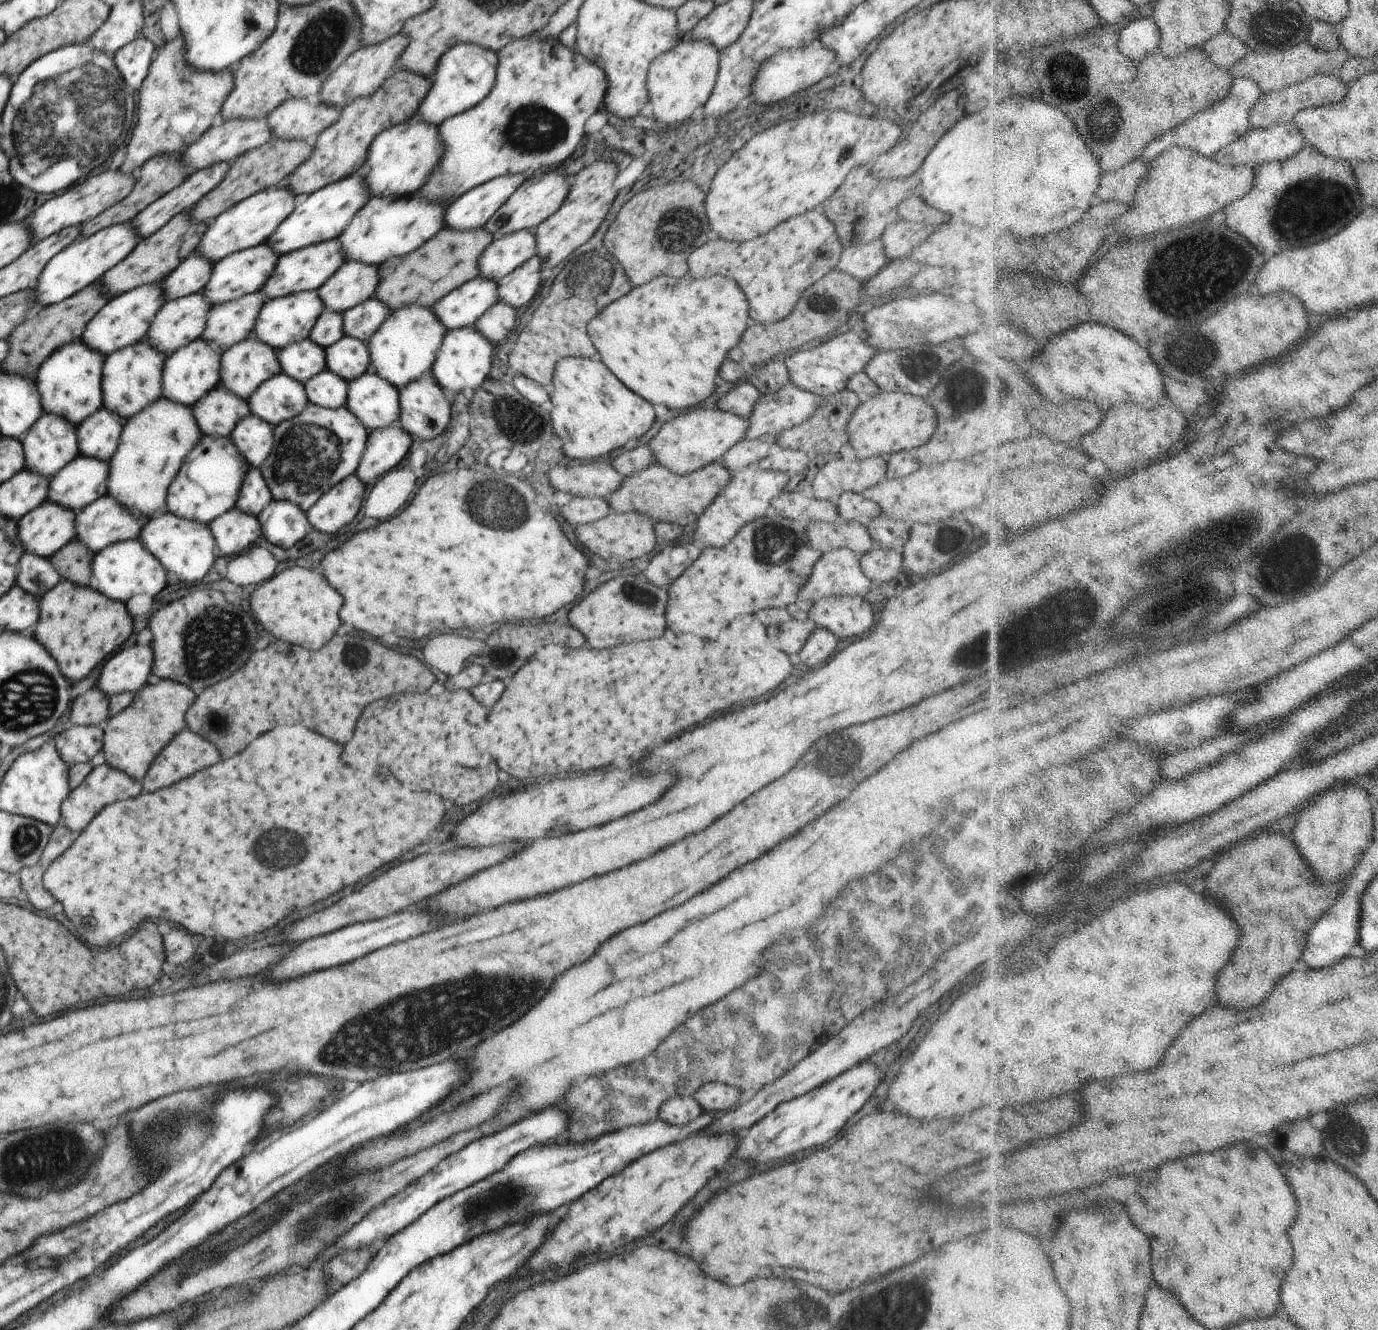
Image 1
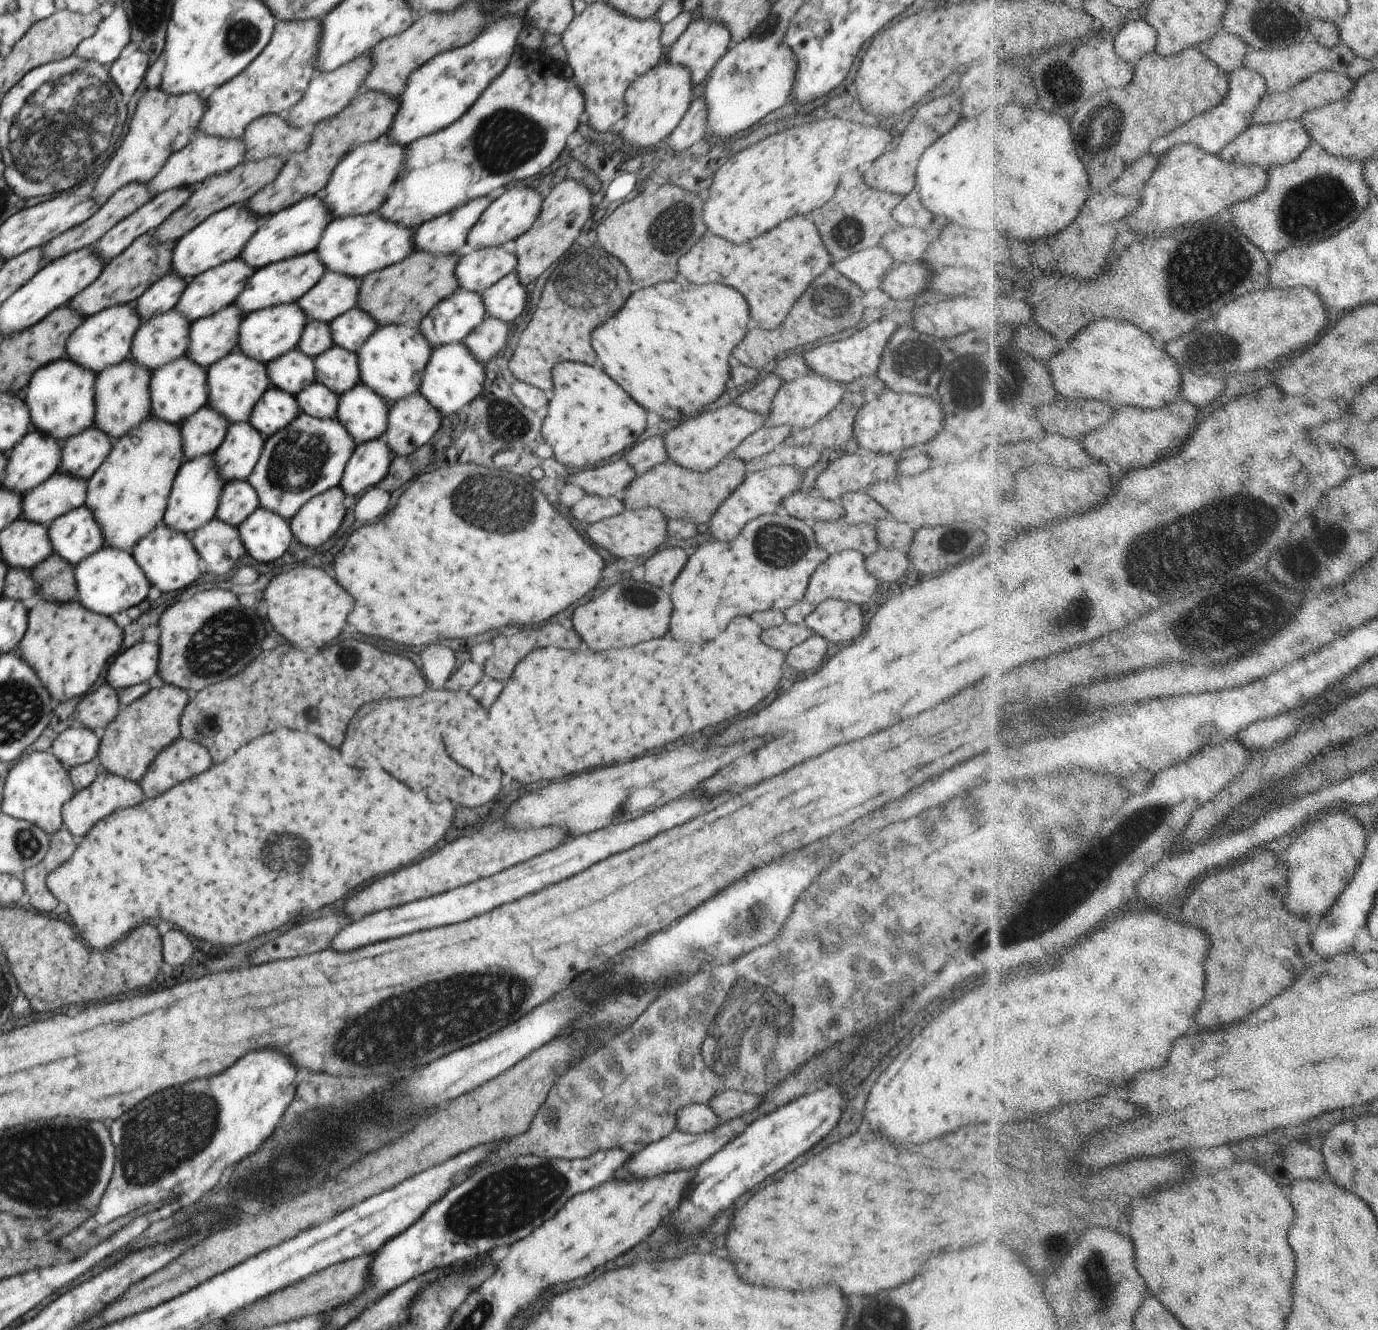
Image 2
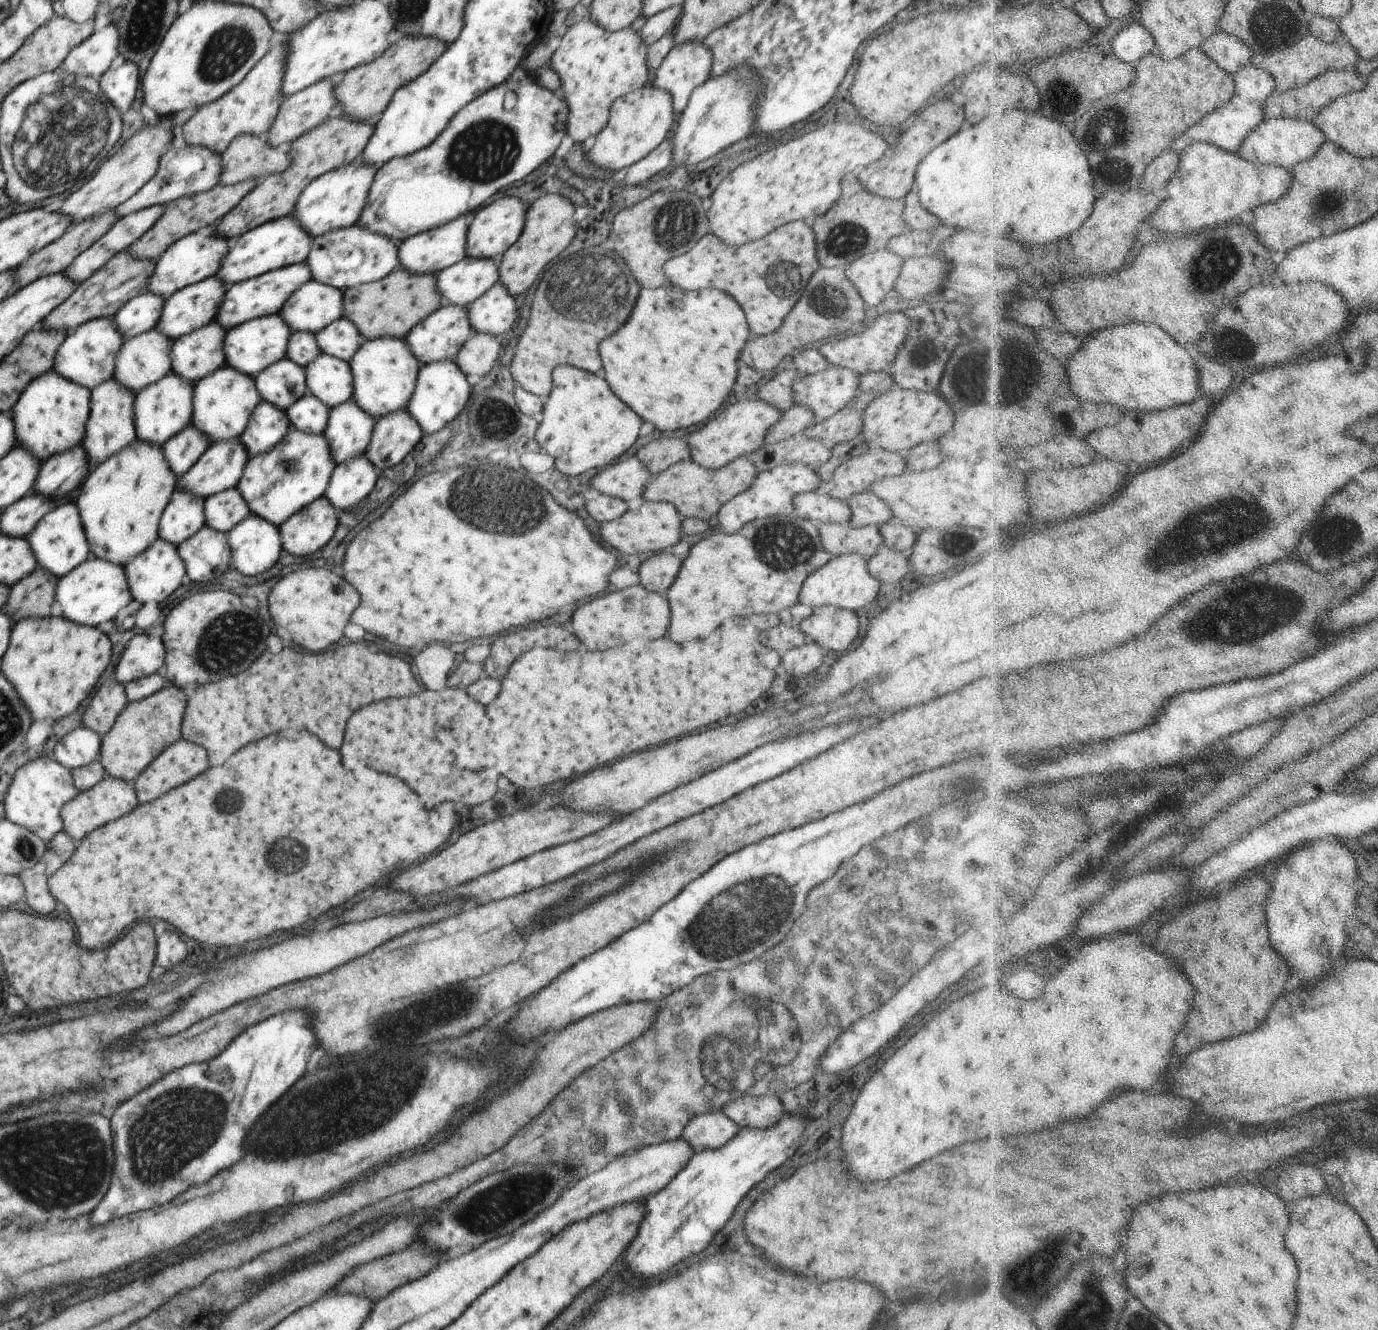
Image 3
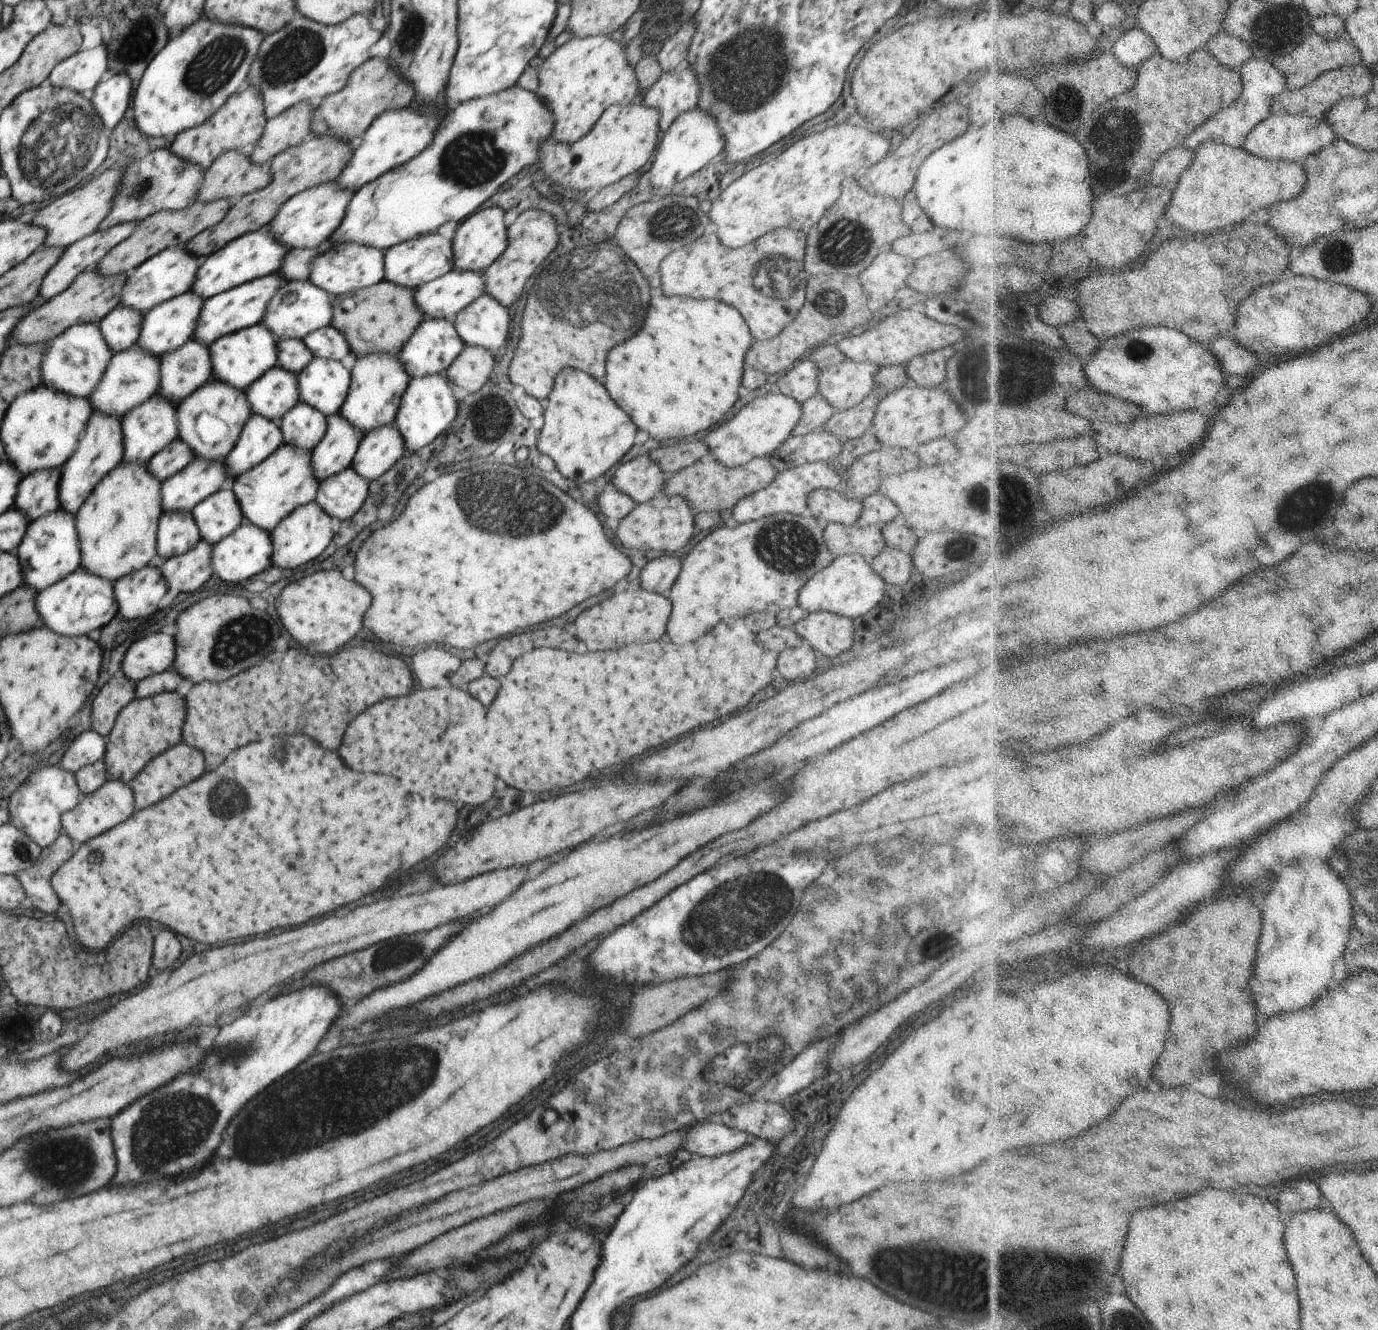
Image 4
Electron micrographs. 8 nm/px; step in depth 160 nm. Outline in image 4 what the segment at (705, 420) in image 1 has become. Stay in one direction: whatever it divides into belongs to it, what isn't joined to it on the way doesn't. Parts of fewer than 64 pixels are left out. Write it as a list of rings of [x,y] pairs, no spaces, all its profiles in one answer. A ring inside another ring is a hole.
[[[769,388],[764,395],[748,402],[720,426],[712,428],[703,442],[708,444],[709,457],[720,462],[724,467],[733,468],[744,466],[754,458],[768,457],[777,451],[788,438],[792,430],[802,418],[802,402],[785,396]]]

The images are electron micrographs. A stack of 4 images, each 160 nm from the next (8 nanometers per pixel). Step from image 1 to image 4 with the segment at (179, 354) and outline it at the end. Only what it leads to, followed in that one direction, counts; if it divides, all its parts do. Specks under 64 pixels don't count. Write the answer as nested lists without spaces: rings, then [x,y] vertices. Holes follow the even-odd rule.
[[[155,393],[144,404],[128,412],[121,418],[122,444],[124,444],[124,456],[122,462],[128,464],[146,465],[158,452],[168,447],[168,444],[178,439],[178,418],[176,402]]]

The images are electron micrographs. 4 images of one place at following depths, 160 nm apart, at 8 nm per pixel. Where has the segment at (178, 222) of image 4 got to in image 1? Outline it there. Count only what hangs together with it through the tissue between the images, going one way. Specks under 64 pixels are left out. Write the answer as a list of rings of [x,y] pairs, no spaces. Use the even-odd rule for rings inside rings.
[[[271,138],[262,146],[245,152],[232,161],[224,180],[213,188],[202,200],[199,200],[188,210],[193,221],[208,221],[228,210],[241,200],[256,194],[258,191],[282,185],[290,174],[312,156],[315,144],[305,140]]]

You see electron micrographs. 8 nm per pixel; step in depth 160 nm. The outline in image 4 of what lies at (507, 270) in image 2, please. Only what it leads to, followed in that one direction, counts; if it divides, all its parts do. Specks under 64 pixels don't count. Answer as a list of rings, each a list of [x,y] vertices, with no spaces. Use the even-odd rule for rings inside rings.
[[[450,270],[445,276],[424,284],[414,292],[414,302],[426,318],[446,318],[454,323],[456,316],[484,293],[483,272]]]

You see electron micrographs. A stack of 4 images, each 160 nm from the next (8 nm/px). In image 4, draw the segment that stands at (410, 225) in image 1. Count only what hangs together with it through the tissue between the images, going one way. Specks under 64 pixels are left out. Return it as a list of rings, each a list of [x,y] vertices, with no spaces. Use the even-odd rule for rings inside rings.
[[[338,244],[312,260],[310,282],[333,297],[348,295],[362,288],[372,287],[384,279],[384,253],[372,246],[362,244]]]

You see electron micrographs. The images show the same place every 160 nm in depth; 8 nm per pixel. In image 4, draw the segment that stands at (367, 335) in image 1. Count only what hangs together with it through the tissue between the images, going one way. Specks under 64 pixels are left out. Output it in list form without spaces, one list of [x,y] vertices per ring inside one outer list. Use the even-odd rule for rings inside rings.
[[[332,325],[308,334],[302,342],[314,358],[340,361],[351,353],[342,332],[338,332]]]

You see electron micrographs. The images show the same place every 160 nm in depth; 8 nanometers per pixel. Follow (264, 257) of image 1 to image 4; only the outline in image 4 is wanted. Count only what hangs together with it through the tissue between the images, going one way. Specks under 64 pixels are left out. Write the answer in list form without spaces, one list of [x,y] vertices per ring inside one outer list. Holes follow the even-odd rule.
[[[192,291],[157,304],[155,308],[143,314],[142,326],[140,326],[140,334],[138,334],[136,344],[142,350],[146,350],[146,352],[150,352],[150,354],[154,354],[158,358],[178,350],[194,335],[202,304],[204,304],[204,298],[200,298],[198,294],[194,294]]]

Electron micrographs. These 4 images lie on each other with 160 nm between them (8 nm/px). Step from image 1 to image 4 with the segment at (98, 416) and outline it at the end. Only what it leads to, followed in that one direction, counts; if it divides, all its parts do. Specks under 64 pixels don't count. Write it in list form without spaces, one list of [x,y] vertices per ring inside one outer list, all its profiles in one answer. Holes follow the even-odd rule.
[[[61,468],[40,470],[40,472],[34,472],[34,474],[23,477],[20,484],[18,484],[15,506],[17,509],[25,512],[25,515],[29,518],[29,522],[61,508],[58,494],[60,470]]]

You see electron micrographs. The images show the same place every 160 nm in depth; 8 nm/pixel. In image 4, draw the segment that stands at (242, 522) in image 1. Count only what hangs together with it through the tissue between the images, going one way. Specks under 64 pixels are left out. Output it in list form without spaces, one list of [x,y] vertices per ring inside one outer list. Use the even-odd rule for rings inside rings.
[[[201,538],[188,552],[158,560],[169,588],[192,592],[208,582],[213,575],[213,548],[213,544]]]

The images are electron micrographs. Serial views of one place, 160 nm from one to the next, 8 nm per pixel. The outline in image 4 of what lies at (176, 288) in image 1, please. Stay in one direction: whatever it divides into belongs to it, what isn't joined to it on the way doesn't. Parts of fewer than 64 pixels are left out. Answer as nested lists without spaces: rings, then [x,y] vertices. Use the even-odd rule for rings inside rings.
[[[120,305],[104,316],[99,328],[113,353],[122,352],[137,343],[142,318],[143,314],[138,310]]]

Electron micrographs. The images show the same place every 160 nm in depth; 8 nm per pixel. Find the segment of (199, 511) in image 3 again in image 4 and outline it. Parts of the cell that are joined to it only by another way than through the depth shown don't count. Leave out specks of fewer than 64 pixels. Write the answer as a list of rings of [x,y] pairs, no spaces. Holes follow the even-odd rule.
[[[164,511],[158,521],[158,560],[188,552],[201,539],[191,511]]]

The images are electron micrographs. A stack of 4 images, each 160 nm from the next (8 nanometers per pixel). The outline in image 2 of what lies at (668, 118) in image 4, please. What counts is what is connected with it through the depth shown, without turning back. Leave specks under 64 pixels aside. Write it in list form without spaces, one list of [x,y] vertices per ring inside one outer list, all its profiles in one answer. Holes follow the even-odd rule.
[[[699,16],[688,25],[688,28],[678,37],[678,40],[665,51],[665,57],[670,64],[680,64],[680,66],[688,68],[690,82],[692,82],[692,88],[694,88],[704,82],[708,72],[711,72],[714,64],[727,53],[732,43],[731,34],[722,22]]]

